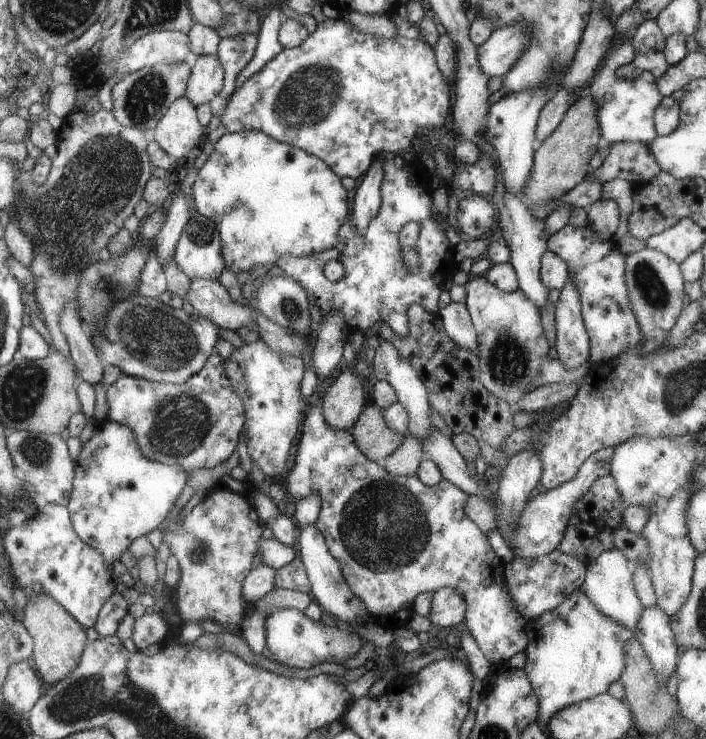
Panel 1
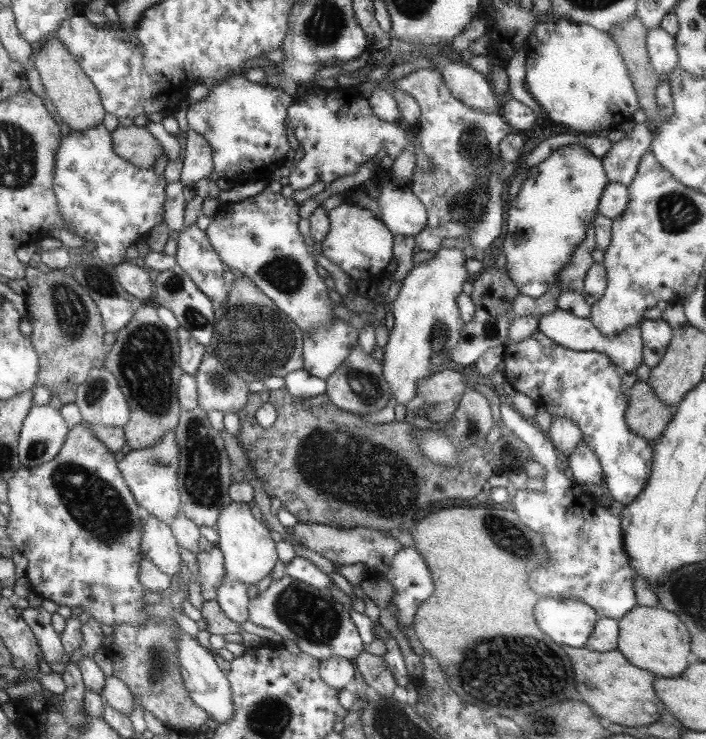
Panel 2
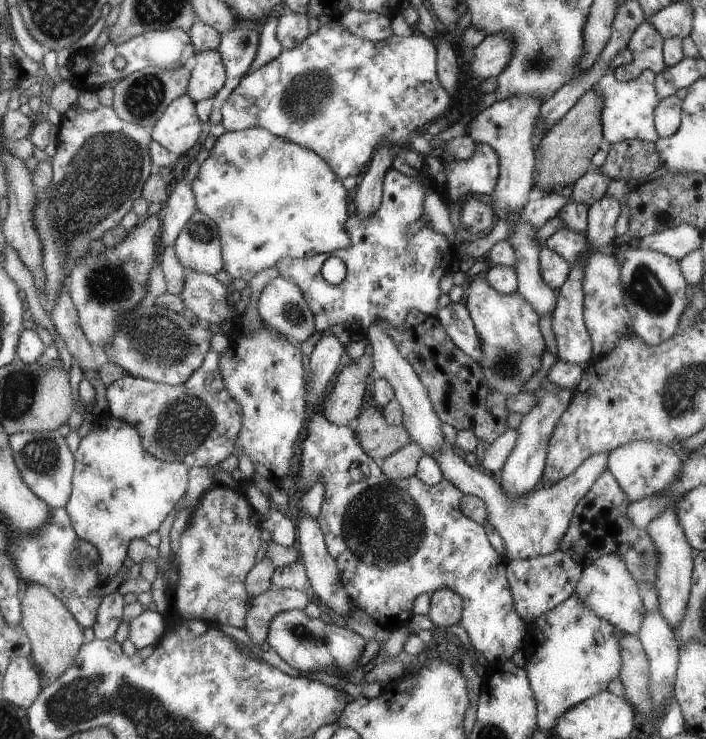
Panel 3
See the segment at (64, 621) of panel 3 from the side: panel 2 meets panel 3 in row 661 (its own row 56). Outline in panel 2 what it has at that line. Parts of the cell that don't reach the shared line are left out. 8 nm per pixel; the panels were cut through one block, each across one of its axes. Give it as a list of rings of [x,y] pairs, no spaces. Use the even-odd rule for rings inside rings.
[[[56,35],[46,41],[44,47],[34,55],[34,65],[40,73],[42,83],[47,91],[47,100],[52,104],[54,112],[71,130],[78,132],[89,131],[97,128],[104,120],[104,108],[100,102],[101,96],[96,92],[97,86],[85,74],[80,62],[76,60],[69,49]]]

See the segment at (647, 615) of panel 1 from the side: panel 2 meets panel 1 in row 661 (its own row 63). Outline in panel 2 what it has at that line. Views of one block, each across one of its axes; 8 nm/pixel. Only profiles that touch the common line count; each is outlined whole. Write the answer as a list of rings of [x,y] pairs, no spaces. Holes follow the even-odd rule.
[[[661,26],[648,30],[648,56],[658,74],[672,72],[673,68],[680,64],[676,37]]]

